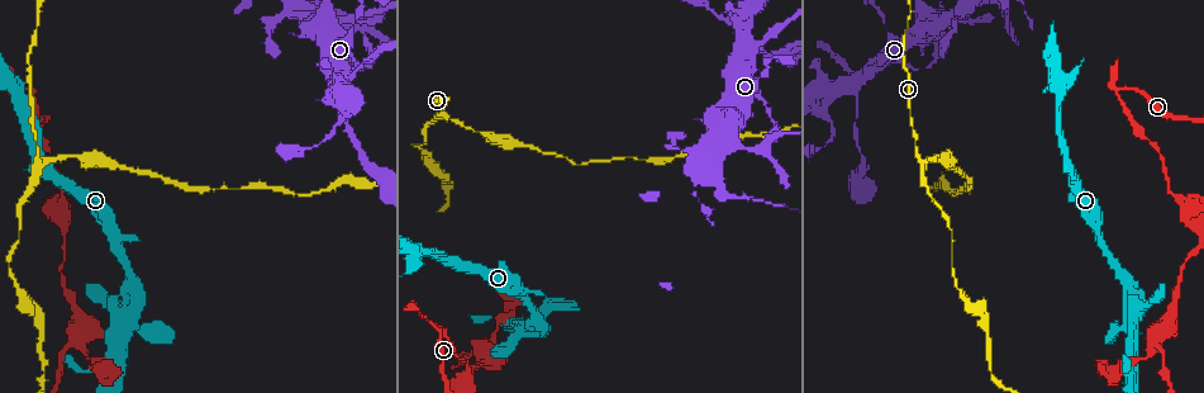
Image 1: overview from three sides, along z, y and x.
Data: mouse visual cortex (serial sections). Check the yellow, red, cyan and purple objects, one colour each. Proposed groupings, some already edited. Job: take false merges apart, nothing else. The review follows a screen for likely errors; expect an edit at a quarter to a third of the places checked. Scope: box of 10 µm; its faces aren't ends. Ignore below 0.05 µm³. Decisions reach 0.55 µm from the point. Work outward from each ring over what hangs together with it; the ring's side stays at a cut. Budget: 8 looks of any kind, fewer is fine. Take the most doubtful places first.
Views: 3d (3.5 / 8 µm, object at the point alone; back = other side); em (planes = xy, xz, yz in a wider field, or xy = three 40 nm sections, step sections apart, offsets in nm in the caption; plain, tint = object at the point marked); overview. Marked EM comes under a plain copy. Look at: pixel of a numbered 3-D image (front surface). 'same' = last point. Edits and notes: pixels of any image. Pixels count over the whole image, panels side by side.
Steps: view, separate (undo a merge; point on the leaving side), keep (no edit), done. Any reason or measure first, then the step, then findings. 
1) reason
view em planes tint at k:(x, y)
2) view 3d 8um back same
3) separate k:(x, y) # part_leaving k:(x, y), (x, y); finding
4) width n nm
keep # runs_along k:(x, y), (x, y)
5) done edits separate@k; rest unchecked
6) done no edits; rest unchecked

sharp bend
view 3d 8um at 1:(1118, 91)

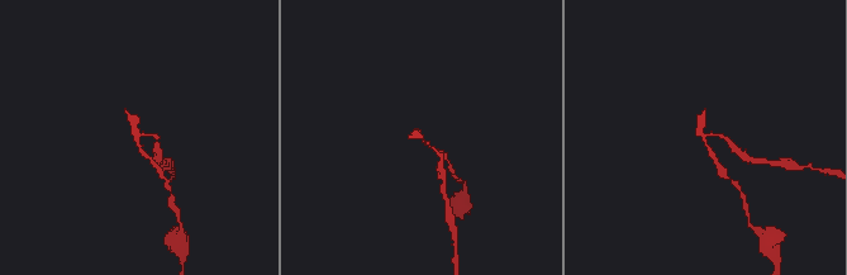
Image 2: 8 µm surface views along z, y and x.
view 3d 3.5um same

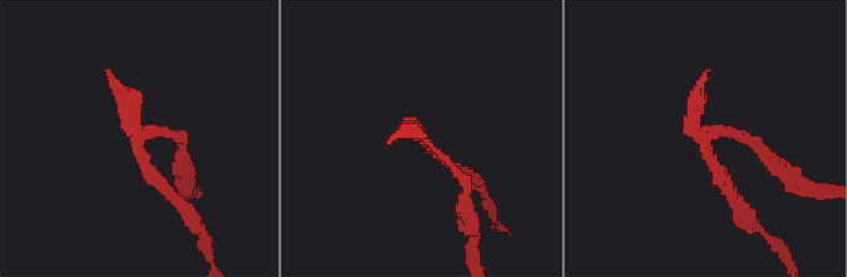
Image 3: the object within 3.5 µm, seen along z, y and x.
view em xy step 2 tint at 3:(141, 140)

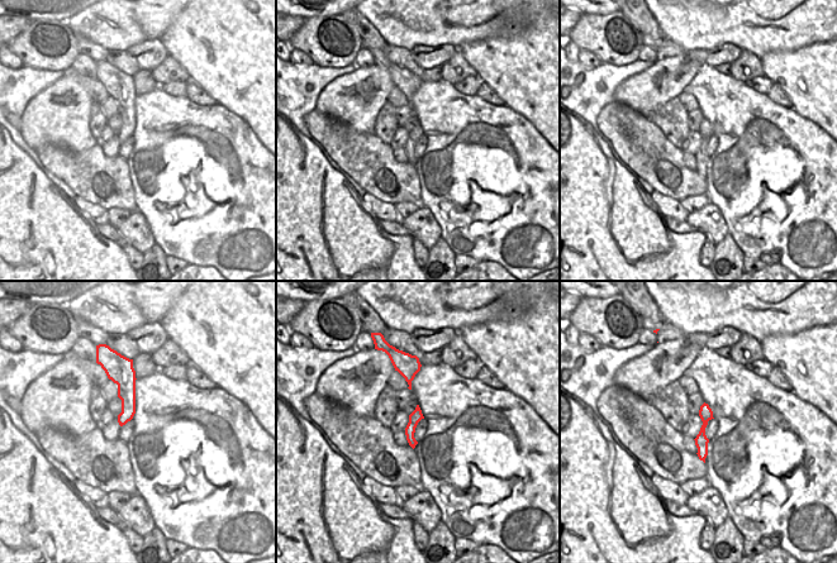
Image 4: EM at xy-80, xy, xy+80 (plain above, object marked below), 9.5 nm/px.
separate 3:(715, 181) # part_leaving 3:(710, 138), (710, 161), (762, 230); a second cell is stuck on

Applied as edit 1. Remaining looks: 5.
abrupt turn
view 3d 3.5um back at 1:(923, 165)

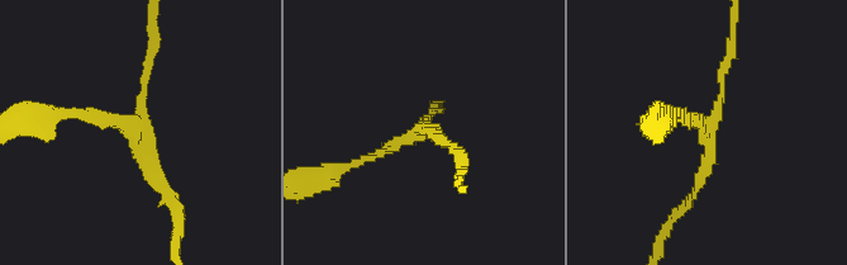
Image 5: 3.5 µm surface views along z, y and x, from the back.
arms 3; arm_widths 100, 100, 150 nm
view em xy step 3 tint at 5:(424, 130)

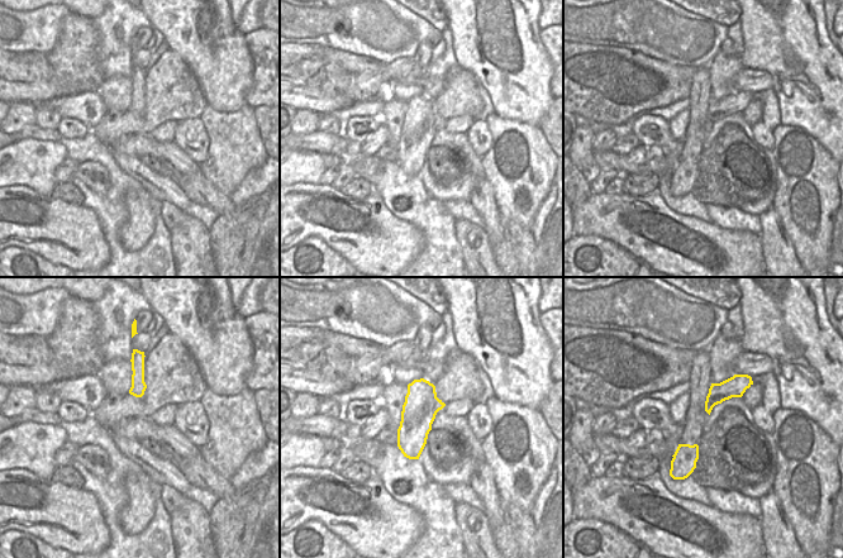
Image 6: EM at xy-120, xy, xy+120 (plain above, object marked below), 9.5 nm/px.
separate 5:(91, 112) # part_leaving 5:(125, 127), (84, 112), (33, 123); two cells meet here

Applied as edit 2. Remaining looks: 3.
view 3d 3.5um at 1:(1137, 313)

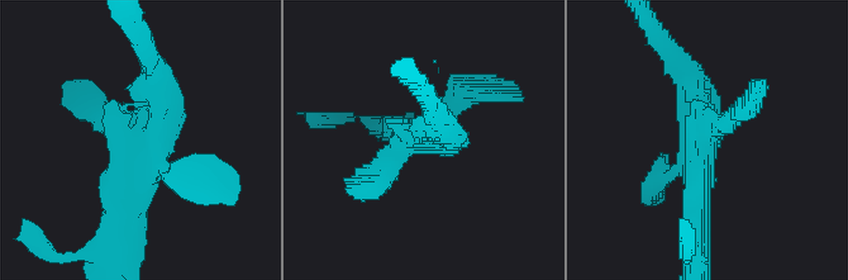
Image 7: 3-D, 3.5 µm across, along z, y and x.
view em xy step 3 tint at 7:(158, 134)

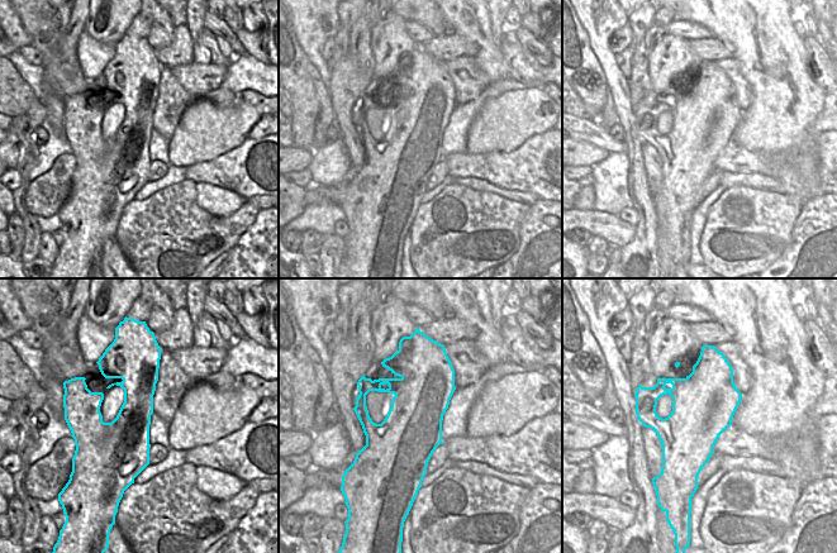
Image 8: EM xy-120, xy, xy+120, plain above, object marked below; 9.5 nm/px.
keep # runs_along 7:(675, 57), (704, 115), (700, 213); continuous, no second cell

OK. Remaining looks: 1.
done edits separate@3, separate@5; rest unchecked

